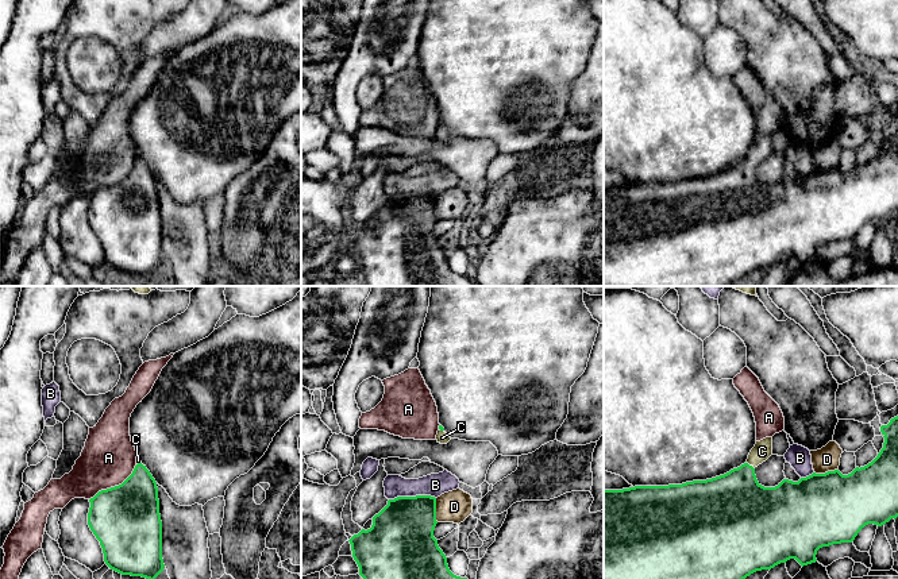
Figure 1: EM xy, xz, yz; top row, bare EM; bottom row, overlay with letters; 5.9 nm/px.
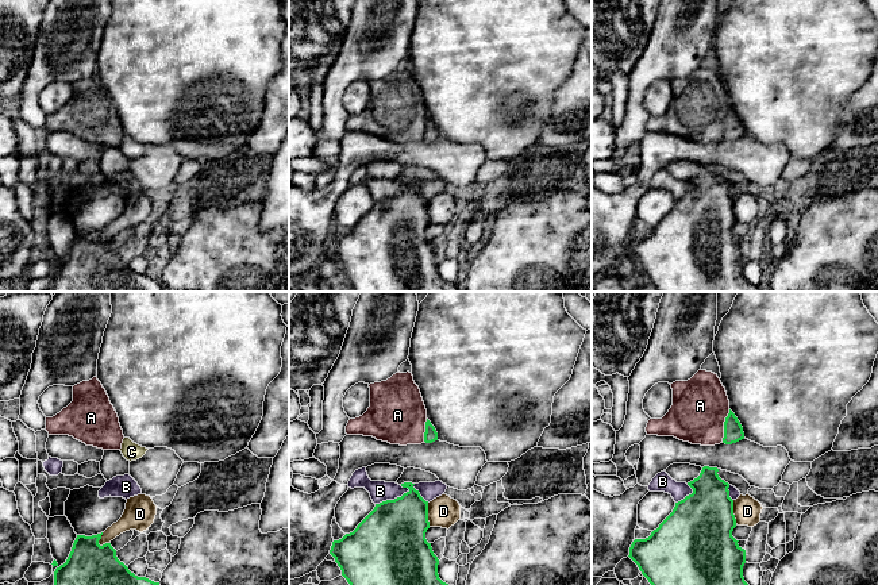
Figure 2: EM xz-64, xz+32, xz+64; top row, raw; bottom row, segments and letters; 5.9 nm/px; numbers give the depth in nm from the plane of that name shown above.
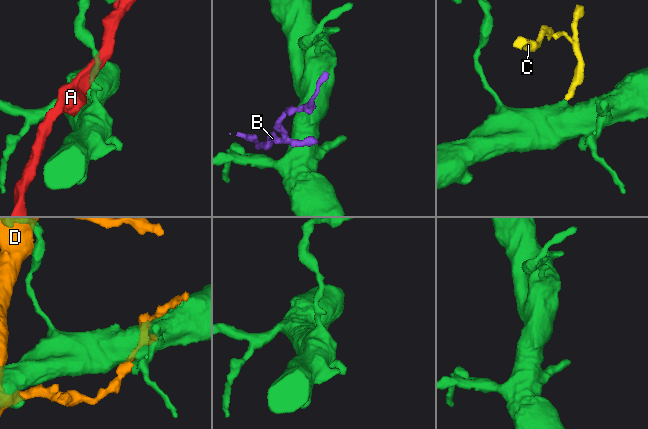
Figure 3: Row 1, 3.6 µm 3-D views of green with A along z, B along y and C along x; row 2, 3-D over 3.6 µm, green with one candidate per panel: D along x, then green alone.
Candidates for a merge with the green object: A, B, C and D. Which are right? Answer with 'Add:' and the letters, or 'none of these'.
Add: C

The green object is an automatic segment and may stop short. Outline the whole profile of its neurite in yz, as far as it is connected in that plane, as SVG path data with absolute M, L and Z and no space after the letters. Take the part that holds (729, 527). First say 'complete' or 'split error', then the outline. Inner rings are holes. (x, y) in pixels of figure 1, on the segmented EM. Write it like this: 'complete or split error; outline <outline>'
split error; outline M898 416L887 425L880 426L884 437L883 448L878 456L864 467L856 467L851 474L843 475L839 470L801 478L798 482L783 479L775 487L762 486L755 475L755 468L772 455L772 437L756 441L744 464L729 472L682 485L668 486L635 486L623 490L604 490L604 579L745 579L762 570L771 570L781 563L795 559L802 567L816 563L817 551L833 544L852 543L857 533L868 524L884 525L898 517Z

